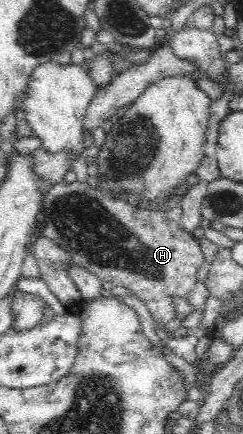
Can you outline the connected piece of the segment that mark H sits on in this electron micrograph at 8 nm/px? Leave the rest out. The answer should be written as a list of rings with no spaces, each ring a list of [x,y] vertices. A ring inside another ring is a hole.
[[[64,181],[43,196],[41,209],[39,234],[58,244],[73,262],[93,272],[101,281],[128,289],[150,311],[155,328],[156,325],[164,328],[175,320],[177,311],[174,298],[188,298],[192,286],[198,282],[196,274],[205,260],[199,240],[180,225],[183,217],[180,206],[170,212],[150,213],[131,203],[105,197],[89,187],[87,182]]]

